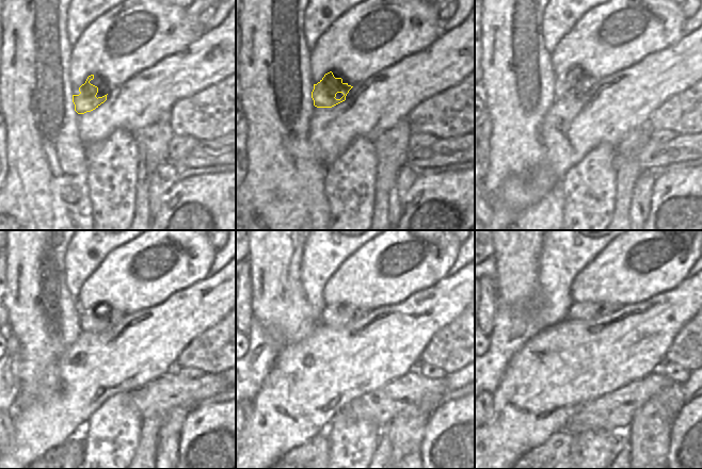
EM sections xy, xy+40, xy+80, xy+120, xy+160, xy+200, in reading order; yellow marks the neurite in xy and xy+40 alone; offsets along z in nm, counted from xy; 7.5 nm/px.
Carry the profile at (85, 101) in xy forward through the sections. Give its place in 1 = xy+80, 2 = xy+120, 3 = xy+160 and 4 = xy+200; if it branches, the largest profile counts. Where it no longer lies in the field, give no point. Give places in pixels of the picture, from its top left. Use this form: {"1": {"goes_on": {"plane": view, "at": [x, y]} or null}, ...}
{"1": {"goes_on": {"plane": "xy+80", "at": [574, 80]}}, "2": {"goes_on": {"plane": "xy+120", "at": [100, 317]}}, "3": {"goes_on": {"plane": "xy+160", "at": [337, 316]}}, "4": {"goes_on": {"plane": "xy+200", "at": [584, 310]}}}

